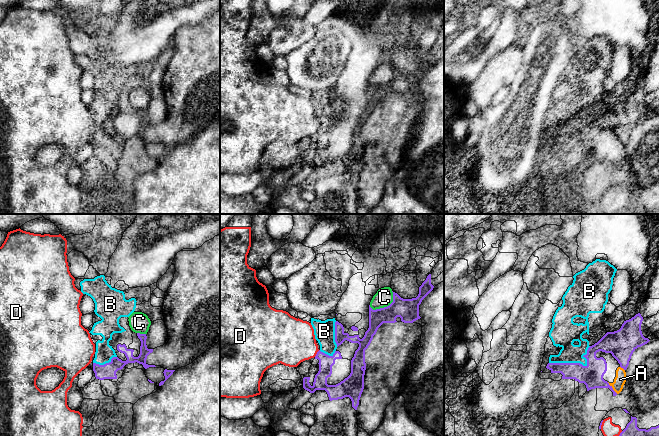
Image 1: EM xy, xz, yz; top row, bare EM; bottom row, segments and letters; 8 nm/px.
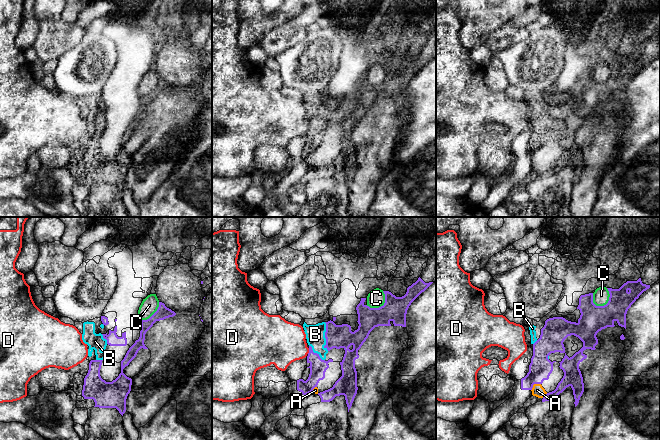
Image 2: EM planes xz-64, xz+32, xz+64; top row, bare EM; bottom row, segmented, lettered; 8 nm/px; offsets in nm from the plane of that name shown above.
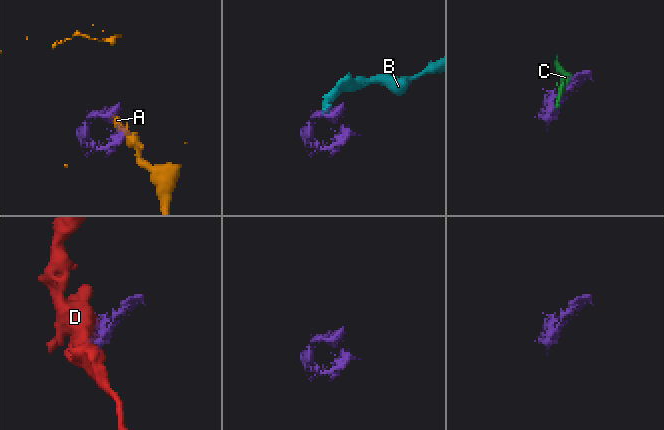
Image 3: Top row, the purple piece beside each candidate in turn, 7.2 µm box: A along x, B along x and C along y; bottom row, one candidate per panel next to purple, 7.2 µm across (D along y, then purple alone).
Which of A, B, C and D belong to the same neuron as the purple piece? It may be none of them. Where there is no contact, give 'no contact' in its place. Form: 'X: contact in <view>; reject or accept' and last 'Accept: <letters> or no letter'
A: contact in yz; reject
B: contact in yz; reject
C: contact in xz; reject
D: contact in xz; reject
Accept: no letter

